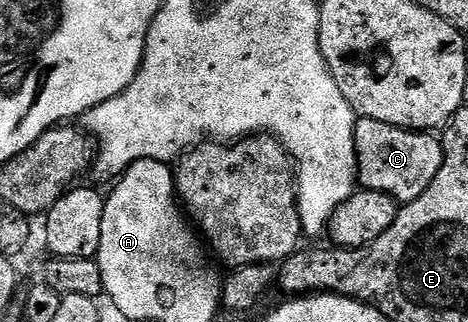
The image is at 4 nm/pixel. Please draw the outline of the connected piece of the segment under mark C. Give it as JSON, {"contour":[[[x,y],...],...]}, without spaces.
{"contour":[[[371,118],[354,123],[356,178],[367,191],[387,194],[399,204],[415,202],[432,184],[442,166],[442,143],[433,133],[402,130]]]}

